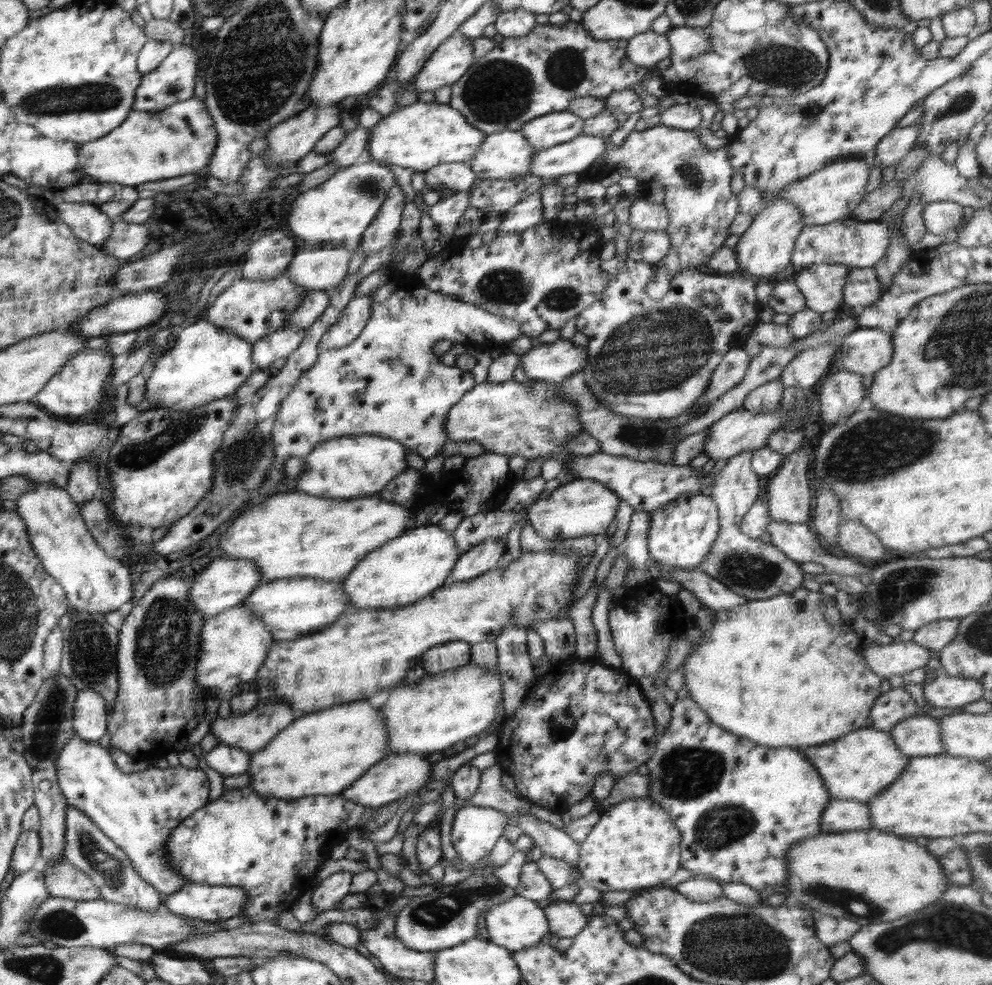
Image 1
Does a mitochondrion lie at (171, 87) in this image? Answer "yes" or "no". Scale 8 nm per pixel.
yes

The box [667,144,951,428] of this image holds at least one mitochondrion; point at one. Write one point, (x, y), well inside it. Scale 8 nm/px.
(690, 172)

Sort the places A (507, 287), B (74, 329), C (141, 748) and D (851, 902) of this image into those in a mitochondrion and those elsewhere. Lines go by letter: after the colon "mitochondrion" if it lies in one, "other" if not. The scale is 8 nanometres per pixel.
A: mitochondrion
B: other
C: other
D: mitochondrion

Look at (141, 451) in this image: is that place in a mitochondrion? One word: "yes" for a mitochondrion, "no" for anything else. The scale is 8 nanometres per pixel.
yes

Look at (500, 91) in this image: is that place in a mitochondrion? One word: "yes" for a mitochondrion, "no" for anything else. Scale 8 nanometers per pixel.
yes

